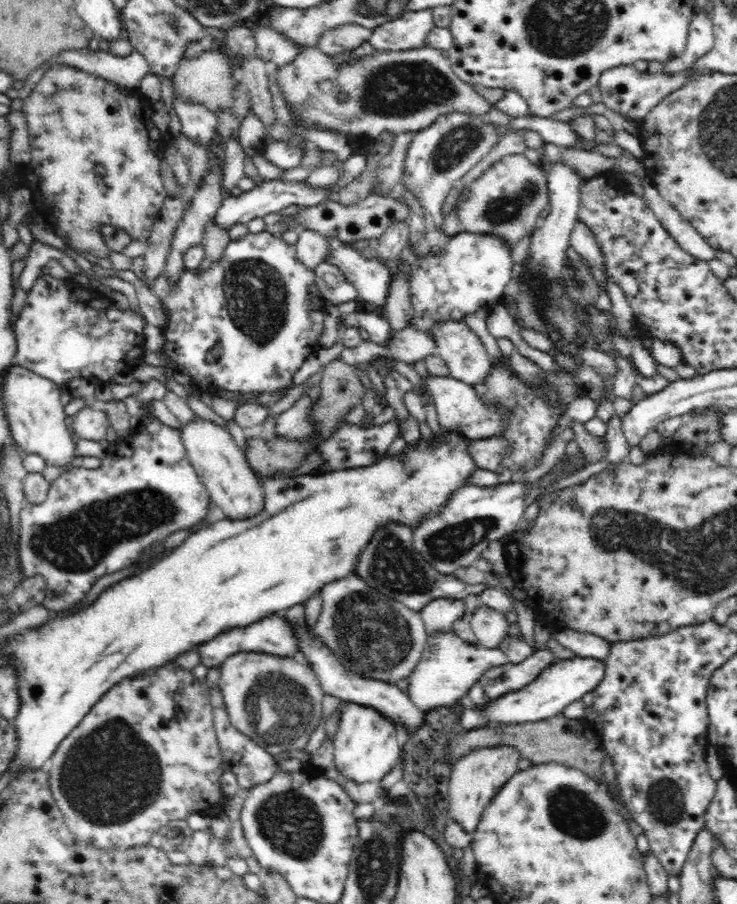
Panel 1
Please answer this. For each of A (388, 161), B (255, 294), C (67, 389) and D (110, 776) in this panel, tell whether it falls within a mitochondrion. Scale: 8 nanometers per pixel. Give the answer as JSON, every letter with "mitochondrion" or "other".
{"A":"other","B":"mitochondrion","C":"other","D":"mitochondrion"}

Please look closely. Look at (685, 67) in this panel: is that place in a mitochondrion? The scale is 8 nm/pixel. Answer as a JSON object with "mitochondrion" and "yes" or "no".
{"mitochondrion":"no"}

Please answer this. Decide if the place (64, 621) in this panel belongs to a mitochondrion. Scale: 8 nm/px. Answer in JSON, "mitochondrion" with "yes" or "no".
{"mitochondrion":"no"}

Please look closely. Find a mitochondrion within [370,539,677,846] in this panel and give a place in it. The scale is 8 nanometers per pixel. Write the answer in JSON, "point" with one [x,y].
{"point":[573,812]}

